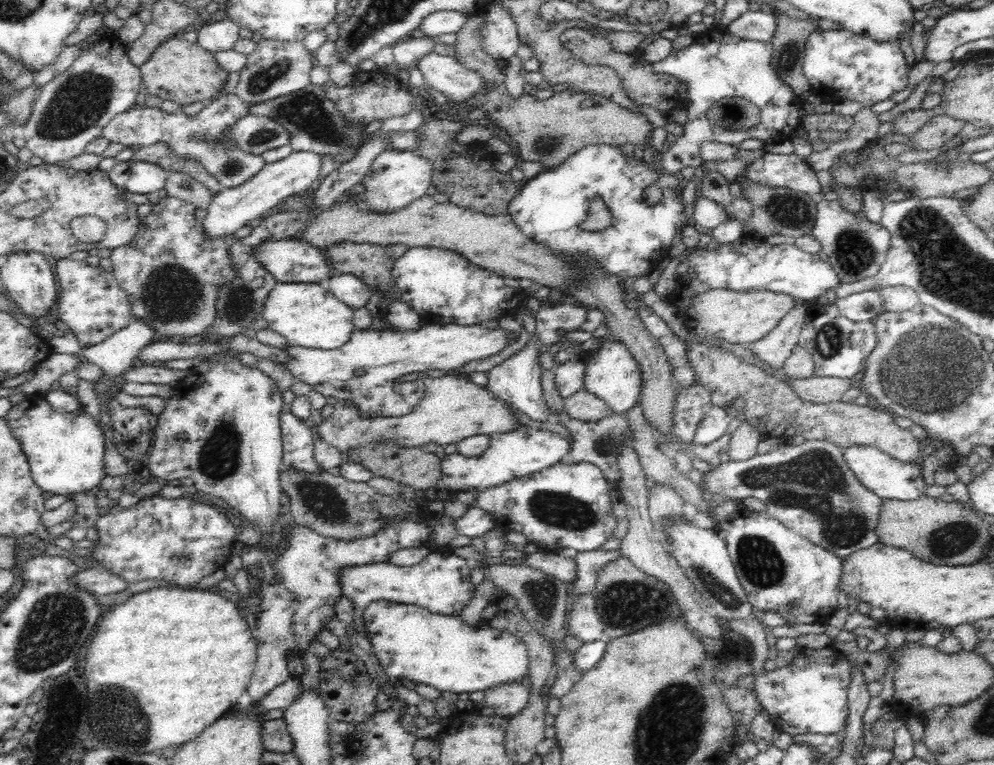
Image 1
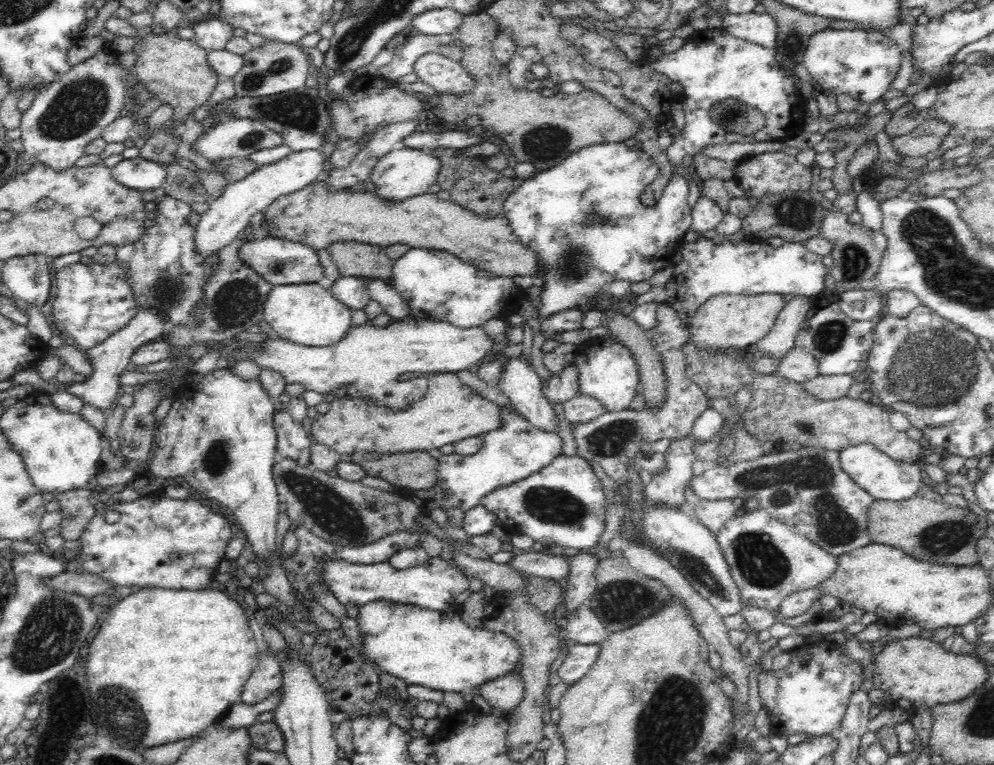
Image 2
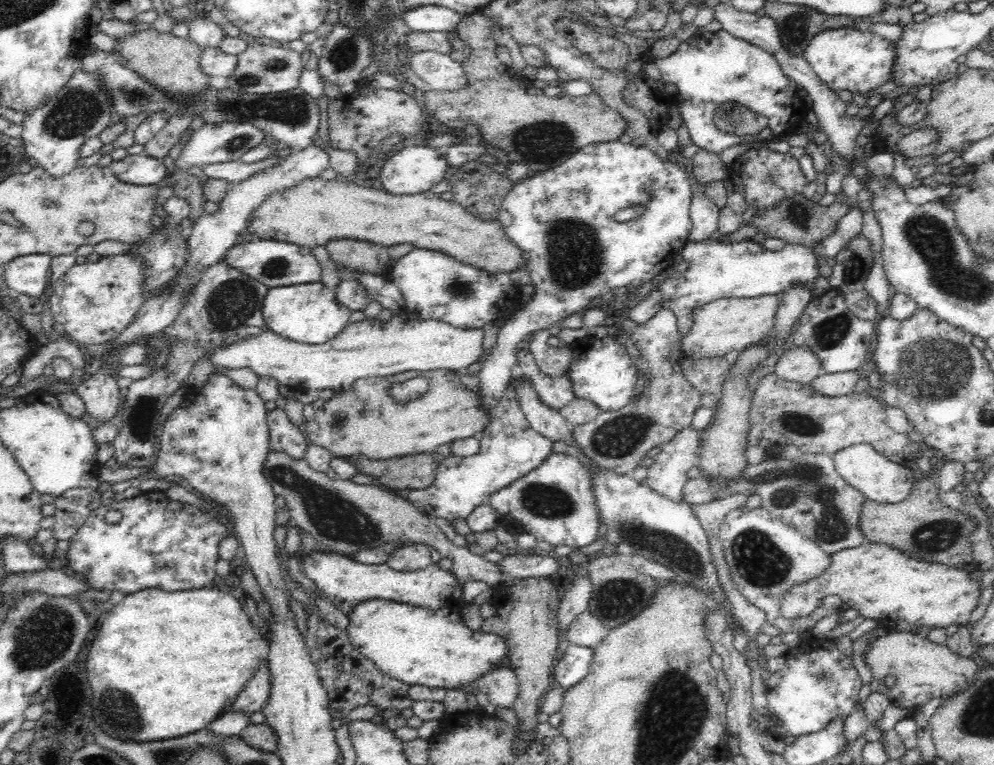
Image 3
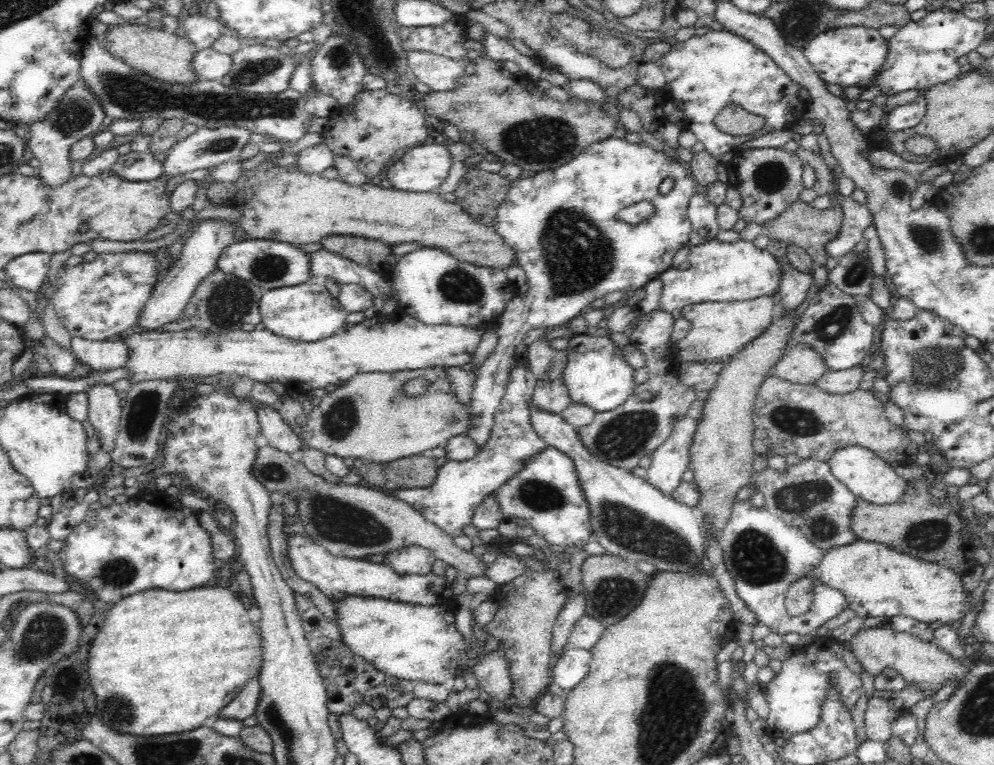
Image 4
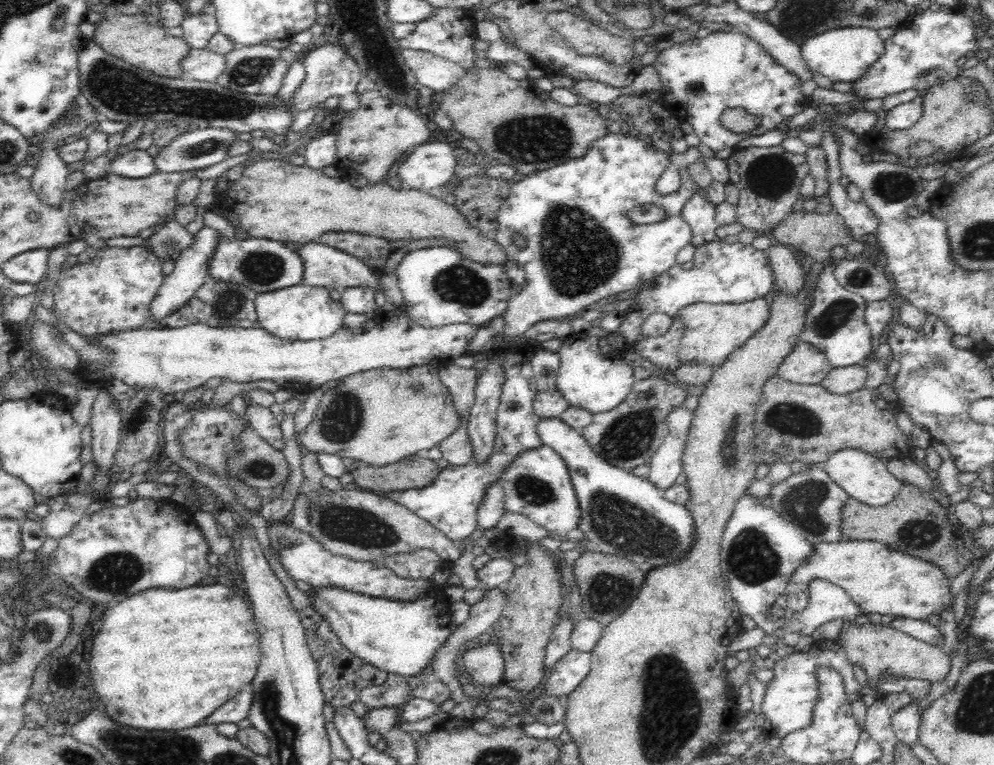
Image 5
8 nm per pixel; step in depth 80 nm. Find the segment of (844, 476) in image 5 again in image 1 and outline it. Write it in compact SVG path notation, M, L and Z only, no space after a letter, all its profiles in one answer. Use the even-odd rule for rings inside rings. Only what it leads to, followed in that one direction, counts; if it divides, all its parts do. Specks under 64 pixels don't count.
M850 446L844 449L844 461L854 473L856 479L866 489L871 490L884 501L910 501L919 498L927 485L921 472L921 466L899 462L874 446Z

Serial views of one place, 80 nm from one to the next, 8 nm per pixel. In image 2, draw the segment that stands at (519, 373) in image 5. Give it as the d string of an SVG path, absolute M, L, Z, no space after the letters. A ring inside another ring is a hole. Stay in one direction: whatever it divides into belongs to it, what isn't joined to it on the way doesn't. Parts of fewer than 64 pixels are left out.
M514 405L511 408L501 407L502 424L498 430L481 436L483 446L477 454L461 456L452 453L440 456L438 480L434 486L424 490L401 487L398 495L418 504L422 515L427 515L436 508L444 511L458 508L466 513L481 504L489 492L504 489L530 474L536 474L551 464L554 458L562 456L561 437L554 432L544 432L532 426L520 413L516 413L514 408Z

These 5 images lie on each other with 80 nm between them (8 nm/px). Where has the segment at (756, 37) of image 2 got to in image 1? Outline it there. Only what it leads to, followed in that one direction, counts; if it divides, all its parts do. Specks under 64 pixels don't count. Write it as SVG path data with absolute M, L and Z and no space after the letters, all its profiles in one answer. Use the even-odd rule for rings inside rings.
M748 10L728 24L725 32L748 41L772 43L776 28L776 17L773 14Z

